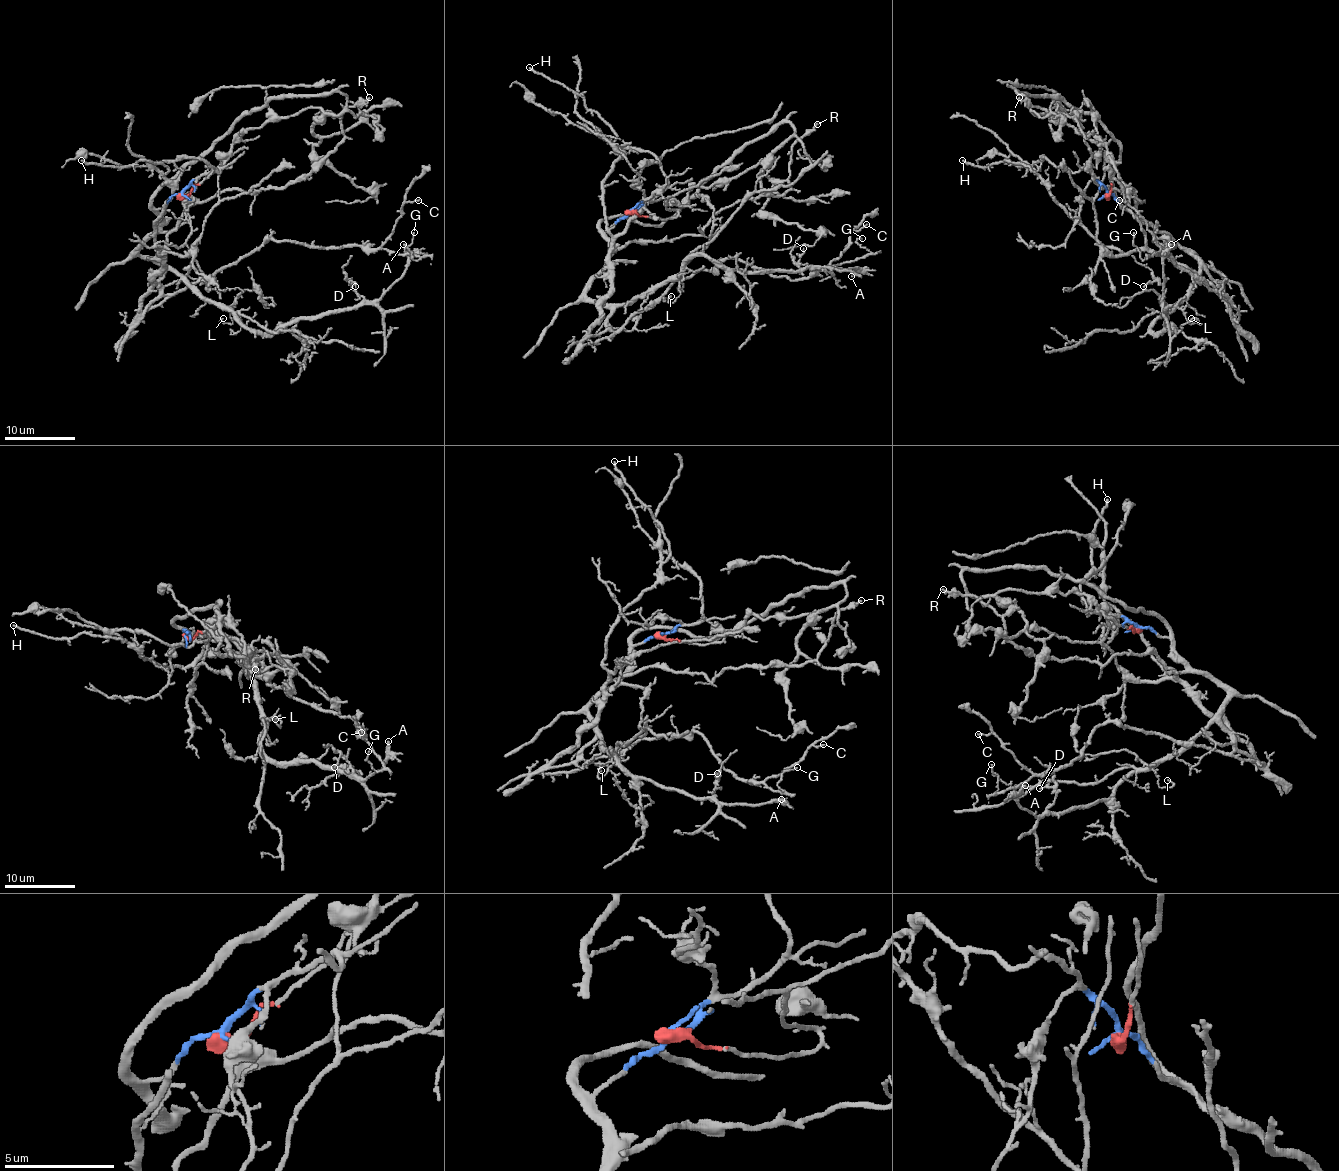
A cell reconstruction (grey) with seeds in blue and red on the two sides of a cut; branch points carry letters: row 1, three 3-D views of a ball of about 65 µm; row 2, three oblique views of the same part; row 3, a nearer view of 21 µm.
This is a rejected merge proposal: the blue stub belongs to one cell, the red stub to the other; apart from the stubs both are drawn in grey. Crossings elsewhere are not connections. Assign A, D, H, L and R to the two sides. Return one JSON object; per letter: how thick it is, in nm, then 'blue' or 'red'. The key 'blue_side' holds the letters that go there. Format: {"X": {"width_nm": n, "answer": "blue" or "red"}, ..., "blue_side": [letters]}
{"A": {"width_nm": 170, "answer": "blue"}, "D": {"width_nm": 110, "answer": "blue"}, "H": {"width_nm": 160, "answer": "red"}, "L": {"width_nm": 120, "answer": "blue"}, "R": {"width_nm": 190, "answer": "red"}, "blue_side": ["A", "D", "L"]}

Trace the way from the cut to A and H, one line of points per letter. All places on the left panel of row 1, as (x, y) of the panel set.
A: (181, 194), (157, 210), (160, 226), (137, 252), (261, 332), (373, 304), (404, 270), (403, 244)
H: (181, 194), (229, 153), (217, 205), (183, 256), (158, 252), (155, 240), (173, 194), (167, 167), (81, 160)

